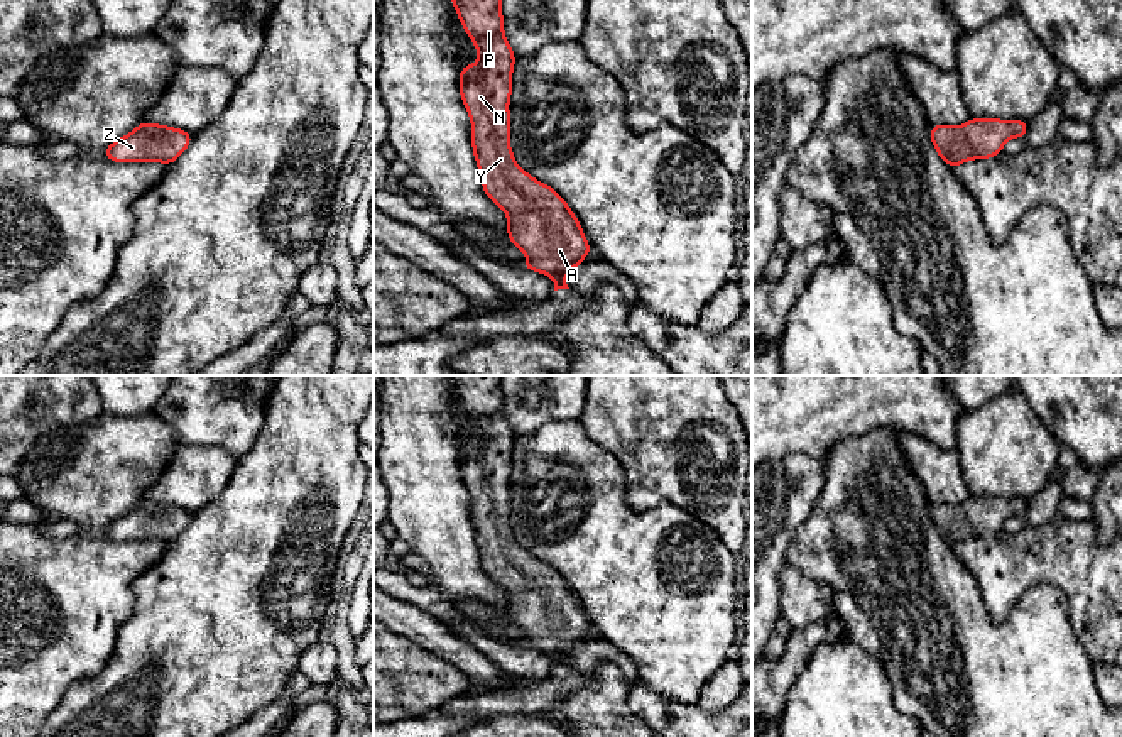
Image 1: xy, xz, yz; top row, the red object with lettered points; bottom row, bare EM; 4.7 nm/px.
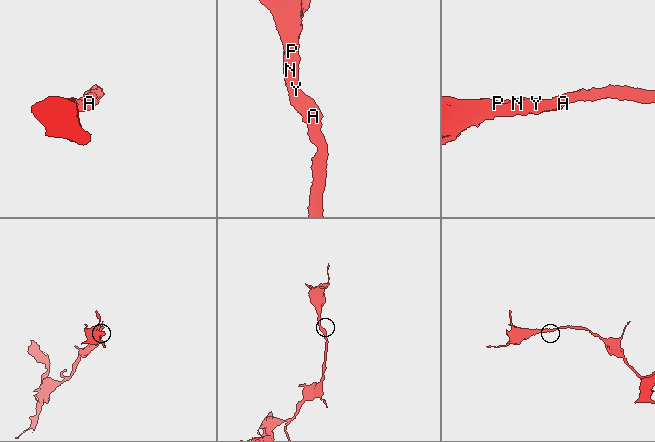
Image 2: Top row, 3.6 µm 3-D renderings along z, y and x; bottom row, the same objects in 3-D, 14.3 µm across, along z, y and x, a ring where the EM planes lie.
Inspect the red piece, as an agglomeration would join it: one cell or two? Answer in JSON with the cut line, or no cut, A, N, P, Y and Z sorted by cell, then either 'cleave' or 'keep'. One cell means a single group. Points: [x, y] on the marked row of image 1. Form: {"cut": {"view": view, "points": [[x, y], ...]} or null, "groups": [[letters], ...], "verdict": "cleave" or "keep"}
{"cut": null, "groups": [["A", "N", "P", "Y", "Z"]], "verdict": "keep"}

